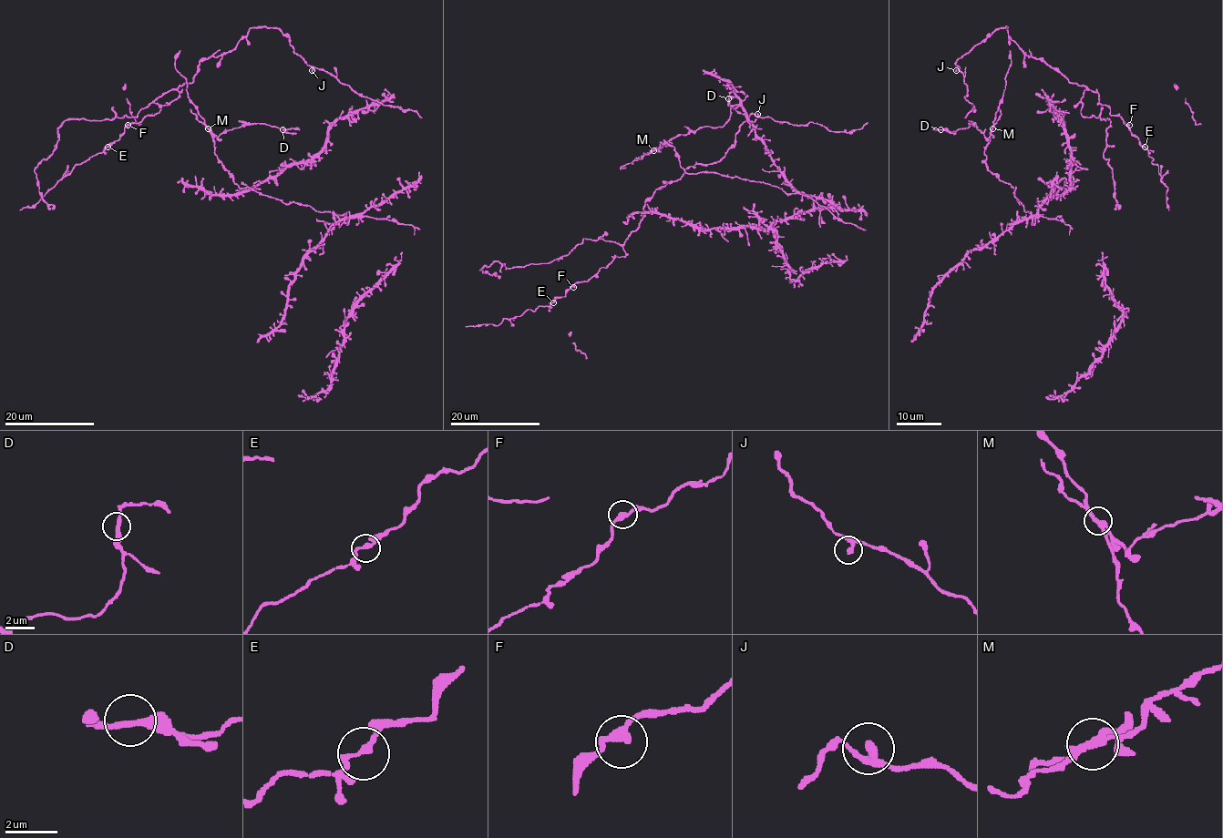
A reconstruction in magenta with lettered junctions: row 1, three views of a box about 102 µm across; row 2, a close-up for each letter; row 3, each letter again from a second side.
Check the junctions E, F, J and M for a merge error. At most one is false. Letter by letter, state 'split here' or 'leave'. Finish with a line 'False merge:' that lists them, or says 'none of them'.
E: leave
F: leave
J: leave
M: split here
False merge: M

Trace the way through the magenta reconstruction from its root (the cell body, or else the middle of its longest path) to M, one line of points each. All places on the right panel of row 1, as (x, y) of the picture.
M: (990, 171), (985, 163), (984, 147), (991, 127)

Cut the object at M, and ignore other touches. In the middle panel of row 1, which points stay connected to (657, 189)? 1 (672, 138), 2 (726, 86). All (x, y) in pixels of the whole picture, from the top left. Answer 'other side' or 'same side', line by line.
1: other side
2: same side

